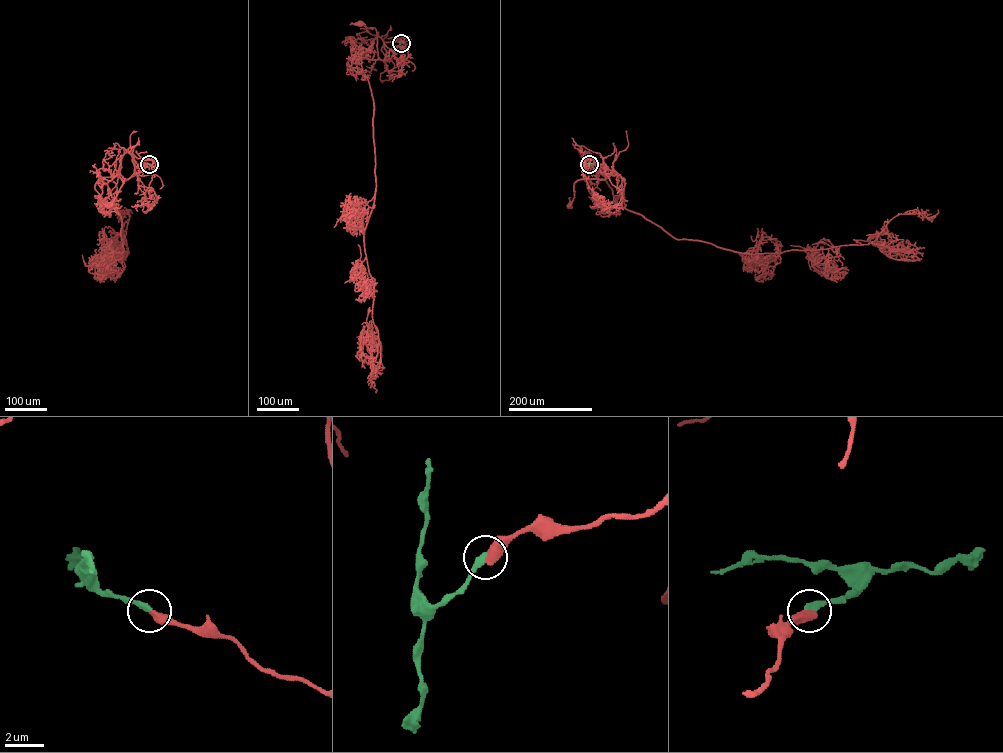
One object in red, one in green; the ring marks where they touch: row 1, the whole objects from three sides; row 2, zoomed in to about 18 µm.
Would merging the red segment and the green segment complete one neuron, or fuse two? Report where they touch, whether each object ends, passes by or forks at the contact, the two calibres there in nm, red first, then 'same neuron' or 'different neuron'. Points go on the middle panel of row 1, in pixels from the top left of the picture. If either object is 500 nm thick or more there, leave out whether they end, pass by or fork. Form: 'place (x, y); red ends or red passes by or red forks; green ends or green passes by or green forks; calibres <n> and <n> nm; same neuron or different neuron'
place (401, 43); red ends; green ends; calibres 480 and 320 nm; same neuron

